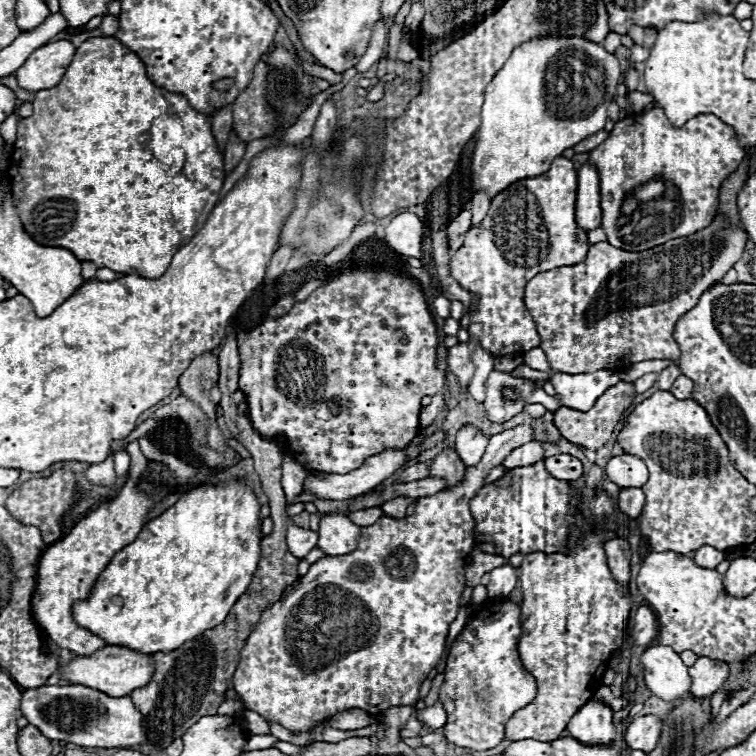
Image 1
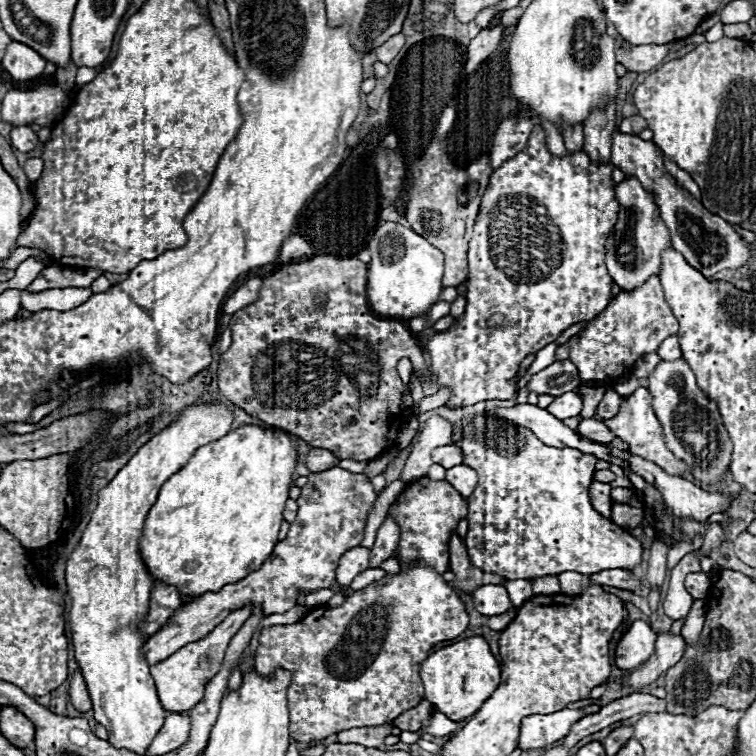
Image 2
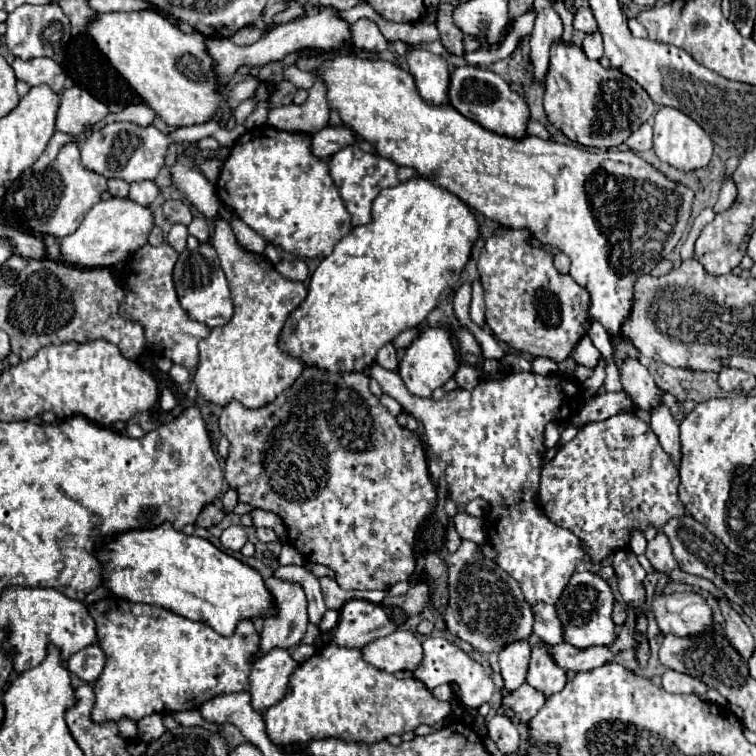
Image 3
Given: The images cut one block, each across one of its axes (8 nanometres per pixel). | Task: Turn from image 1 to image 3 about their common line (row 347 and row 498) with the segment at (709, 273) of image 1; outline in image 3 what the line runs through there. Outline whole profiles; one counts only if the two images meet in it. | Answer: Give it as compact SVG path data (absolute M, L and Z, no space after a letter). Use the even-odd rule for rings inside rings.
M620 412L608 420L582 426L578 434L542 468L540 500L544 514L556 526L572 530L584 542L594 564L600 564L616 550L628 548L634 530L646 532L648 526L660 530L666 520L686 514L686 508L678 498L678 468L674 460L670 460L670 454L658 444L658 436L654 436L650 424L632 412Z

